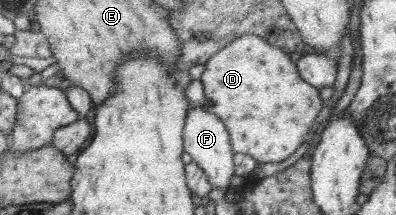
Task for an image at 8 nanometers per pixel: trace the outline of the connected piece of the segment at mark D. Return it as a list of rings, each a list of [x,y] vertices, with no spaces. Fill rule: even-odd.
[[[253,34],[240,35],[228,46],[205,65],[201,81],[207,98],[201,107],[223,120],[231,135],[235,153],[252,157],[257,164],[279,163],[301,145],[324,102],[317,96],[318,89],[297,75],[295,65],[283,53],[283,49]]]

